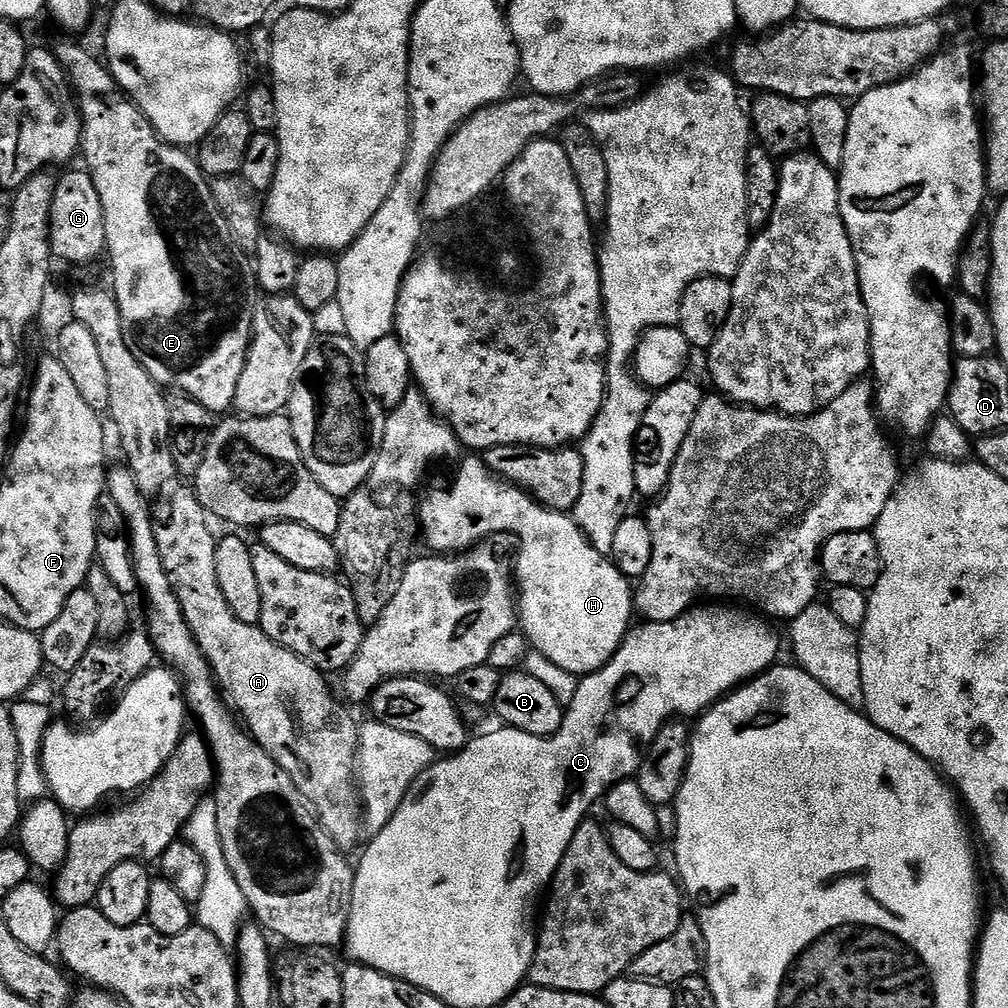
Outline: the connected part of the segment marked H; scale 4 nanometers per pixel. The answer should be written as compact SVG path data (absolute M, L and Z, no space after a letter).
M476 454L465 455L459 461L460 473L456 476L456 485L453 486L452 492L432 492L420 504L420 512L418 511L418 524L422 529L422 540L429 544L431 551L436 554L455 554L463 552L470 548L475 548L478 542L487 541L488 536L496 536L499 532L513 532L520 539L520 557L514 560L514 580L518 585L518 624L522 629L525 638L530 642L531 647L542 653L546 658L550 658L550 662L554 662L554 666L562 666L562 670L573 672L577 678L583 678L589 672L596 672L599 668L610 662L612 655L619 650L620 644L624 637L630 631L630 625L633 623L634 617L634 588L629 577L621 574L617 570L616 565L612 563L609 557L604 556L593 546L588 537L581 532L580 527L576 525L575 520L567 512L555 512L553 508L548 508L545 504L539 504L538 501L532 499L522 488L516 487L514 484L508 483L507 480L500 479L490 471L483 459Z

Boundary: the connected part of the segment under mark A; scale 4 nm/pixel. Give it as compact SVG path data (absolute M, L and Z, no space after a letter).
M195 491L180 492L169 504L156 508L154 519L158 554L164 563L166 578L170 578L172 593L182 606L188 629L212 667L212 675L218 681L227 703L238 713L252 739L270 754L270 758L274 758L274 762L278 762L278 766L282 766L282 770L291 774L296 788L314 809L321 826L337 848L349 850L359 842L362 833L362 805L354 779L356 749L360 747L358 723L332 697L324 681L327 680L325 673L298 654L278 646L278 642L274 642L257 625L242 622L234 610L226 606L222 586L218 586L218 569L214 567L217 537L212 536L212 528L208 525L209 513L205 512Z

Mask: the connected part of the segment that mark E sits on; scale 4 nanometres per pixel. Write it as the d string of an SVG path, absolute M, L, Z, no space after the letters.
M64 38L60 45L54 48L58 62L66 70L68 83L72 85L72 91L80 110L80 117L84 122L84 134L82 137L82 160L86 163L87 171L92 174L94 186L98 186L98 194L102 198L102 210L104 211L104 225L106 226L107 259L112 259L112 285L111 291L118 302L118 310L122 310L122 330L126 334L126 346L130 346L130 354L142 362L142 366L154 378L154 382L165 390L177 388L175 391L181 396L188 396L197 400L206 410L213 414L224 414L227 408L234 405L234 394L238 390L238 378L242 378L242 370L246 366L248 347L252 344L252 319L256 313L258 303L258 285L253 265L244 261L245 253L242 251L232 231L228 228L226 218L218 210L218 206L212 197L212 186L209 177L204 175L197 157L191 151L178 148L174 144L167 144L154 130L154 126L142 114L137 104L128 99L128 95L120 88L120 83L113 78L111 72L99 59L95 60L80 44L75 44L75 39Z

